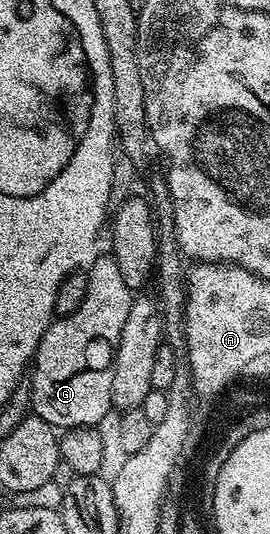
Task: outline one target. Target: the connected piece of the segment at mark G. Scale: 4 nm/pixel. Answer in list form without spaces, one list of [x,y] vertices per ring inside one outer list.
[[[111,253],[98,255],[91,260],[86,271],[88,276],[86,301],[82,301],[82,305],[78,305],[74,313],[53,318],[30,364],[31,410],[57,429],[94,427],[103,424],[102,421],[107,417],[108,411],[113,410],[112,361],[116,357],[116,346],[122,337],[122,329],[126,329],[126,317],[130,317],[134,291],[126,285],[122,269],[118,269],[116,256]]]

